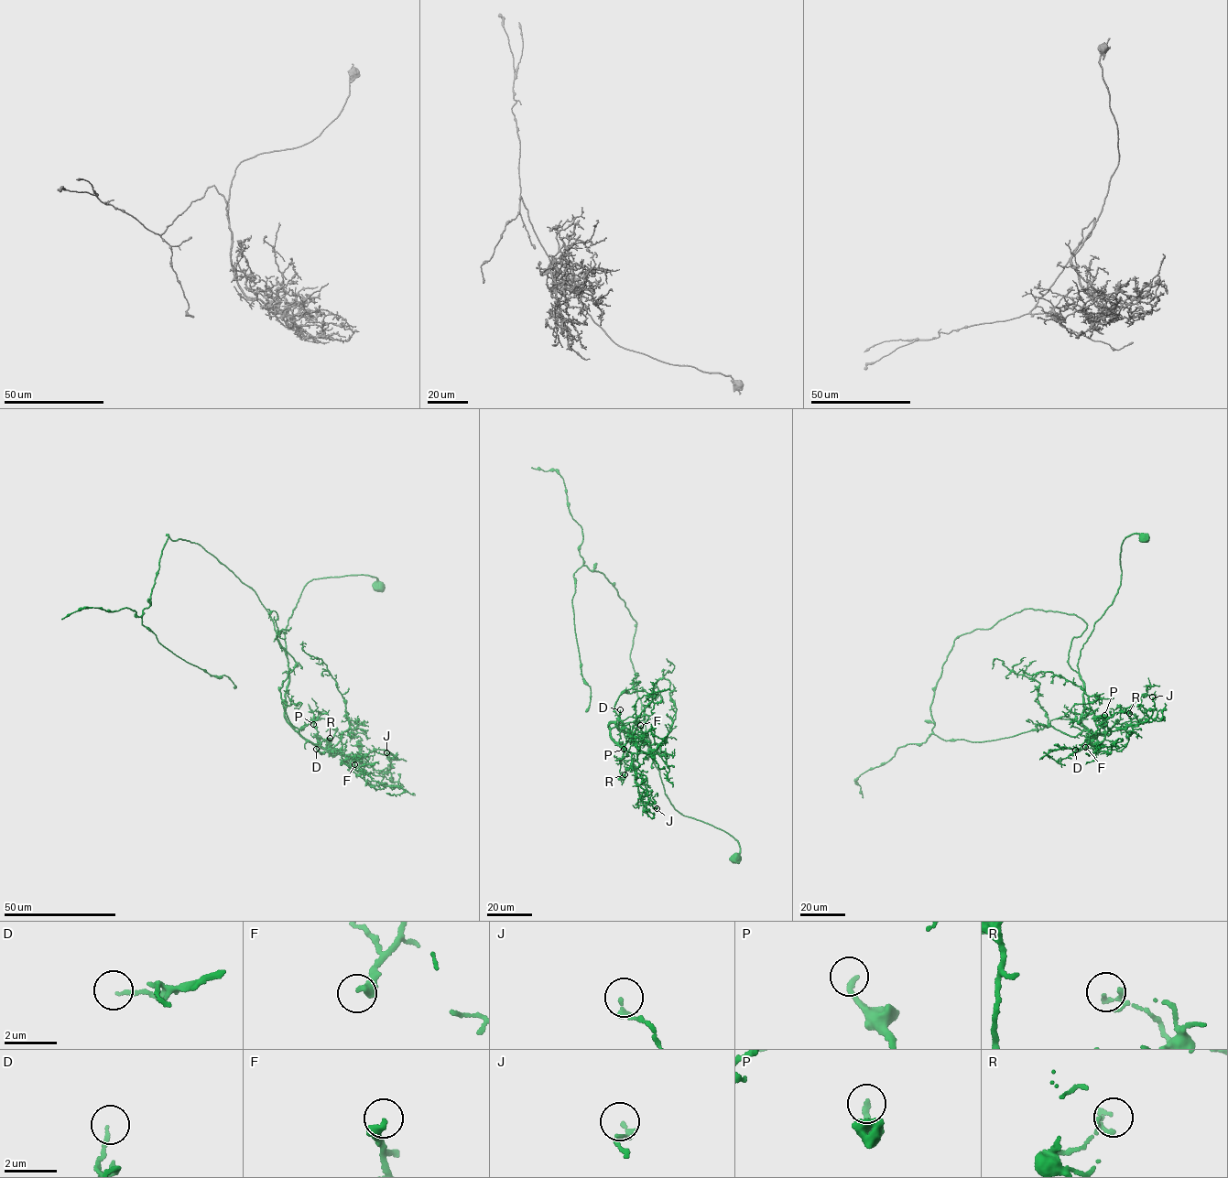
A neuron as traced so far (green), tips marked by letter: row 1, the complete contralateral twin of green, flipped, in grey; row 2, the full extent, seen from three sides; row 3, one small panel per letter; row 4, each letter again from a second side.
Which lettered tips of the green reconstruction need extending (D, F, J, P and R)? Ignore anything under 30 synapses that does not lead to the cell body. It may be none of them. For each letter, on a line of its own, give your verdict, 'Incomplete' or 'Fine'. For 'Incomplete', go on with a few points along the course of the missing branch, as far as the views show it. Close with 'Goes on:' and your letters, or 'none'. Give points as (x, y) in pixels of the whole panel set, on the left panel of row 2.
D: Fine
F: Fine
J: Fine
P: Incomplete. Course of what is missing: (313, 724), (305, 713), (305, 698), (300, 686)
R: Fine
Goes on: P

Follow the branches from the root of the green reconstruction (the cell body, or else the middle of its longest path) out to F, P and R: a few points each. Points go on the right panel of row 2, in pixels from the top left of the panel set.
F: (1144, 535), (1124, 540), (1118, 592), (1080, 651), (1081, 722), (1092, 733), (1111, 731), (1099, 729), (1085, 747)
P: (1144, 535), (1130, 534), (1124, 540), (1118, 592), (1080, 651), (1081, 722), (1092, 732), (1103, 735), (1104, 715)
R: (1144, 535), (1124, 540), (1118, 592), (1078, 663), (1084, 687), (1081, 724), (1103, 735), (1135, 718), (1129, 713)

